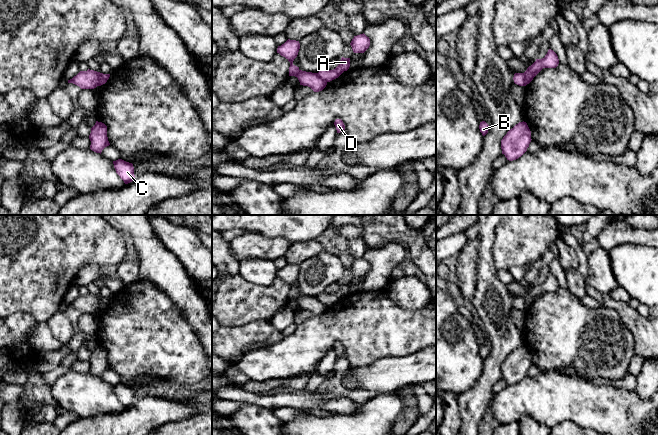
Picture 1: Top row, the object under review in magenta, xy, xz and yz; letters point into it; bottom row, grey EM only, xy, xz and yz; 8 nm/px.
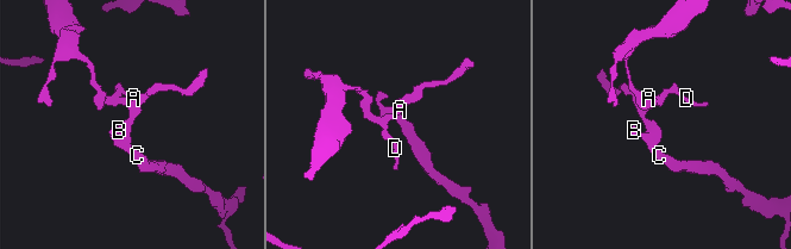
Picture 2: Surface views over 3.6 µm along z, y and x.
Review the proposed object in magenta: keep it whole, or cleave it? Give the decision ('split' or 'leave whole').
split

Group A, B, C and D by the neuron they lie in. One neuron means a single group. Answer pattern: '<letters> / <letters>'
A B C / D

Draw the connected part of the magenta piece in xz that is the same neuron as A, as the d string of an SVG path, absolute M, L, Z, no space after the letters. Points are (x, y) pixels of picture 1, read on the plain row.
M342 281L339 289L333 293L321 293L317 298L320 302L322 302L326 306L330 306L336 302L338 302L344 295L347 295L350 291L350 282Z

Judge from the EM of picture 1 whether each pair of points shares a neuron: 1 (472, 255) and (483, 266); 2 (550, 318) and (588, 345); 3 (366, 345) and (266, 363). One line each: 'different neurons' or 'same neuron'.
1: different neurons
2: same neuron
3: same neuron

